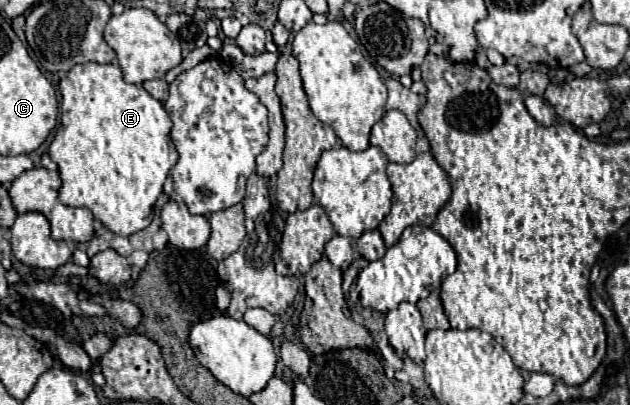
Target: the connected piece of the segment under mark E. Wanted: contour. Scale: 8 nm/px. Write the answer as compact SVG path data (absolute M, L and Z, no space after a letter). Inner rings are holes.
M116 63L74 65L58 87L62 93L62 121L48 153L60 171L60 201L68 207L88 207L98 221L122 237L146 229L152 221L152 207L162 193L162 185L178 161L170 139L172 121L166 109L140 85L124 83L122 69Z

